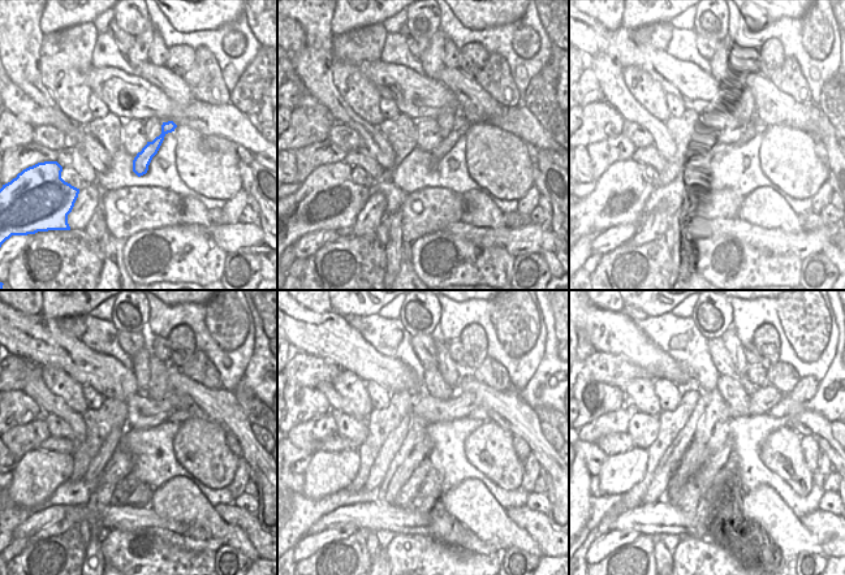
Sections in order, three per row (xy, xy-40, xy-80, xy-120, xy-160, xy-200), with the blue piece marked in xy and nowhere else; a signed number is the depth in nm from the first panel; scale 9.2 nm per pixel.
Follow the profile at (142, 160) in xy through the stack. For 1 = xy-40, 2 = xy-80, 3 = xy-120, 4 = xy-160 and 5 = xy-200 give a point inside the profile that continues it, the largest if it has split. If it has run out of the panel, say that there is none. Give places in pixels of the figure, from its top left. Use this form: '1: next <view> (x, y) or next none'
1: next xy-40 (461, 124)
2: next xy-80 (755, 126)
3: next xy-120 (176, 416)
4: next xy-160 (481, 413)
5: next xy-200 (792, 402)

